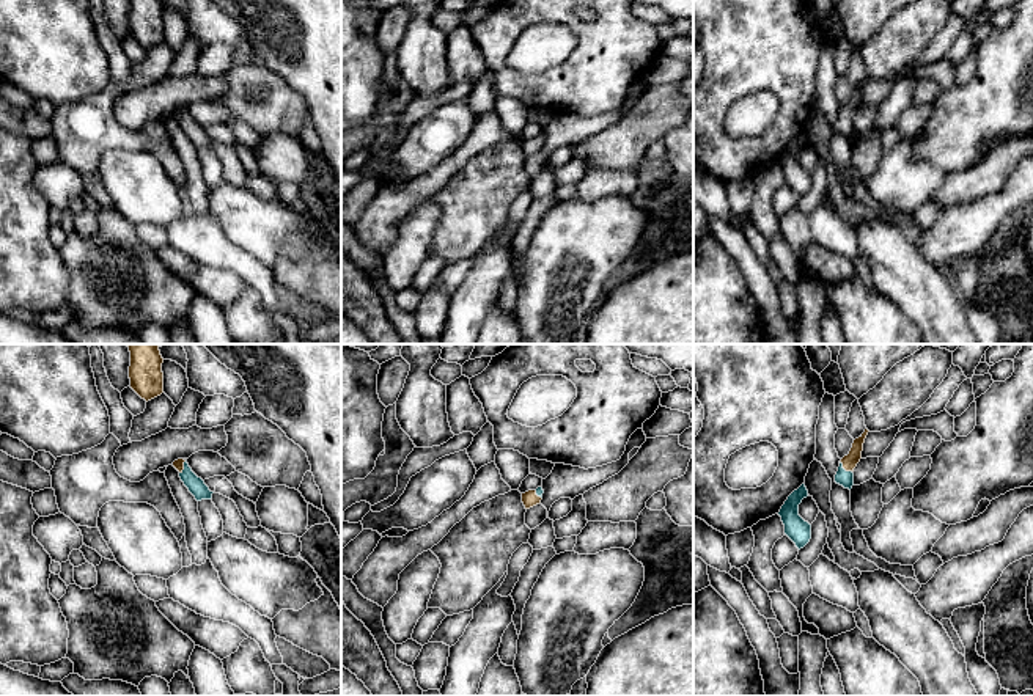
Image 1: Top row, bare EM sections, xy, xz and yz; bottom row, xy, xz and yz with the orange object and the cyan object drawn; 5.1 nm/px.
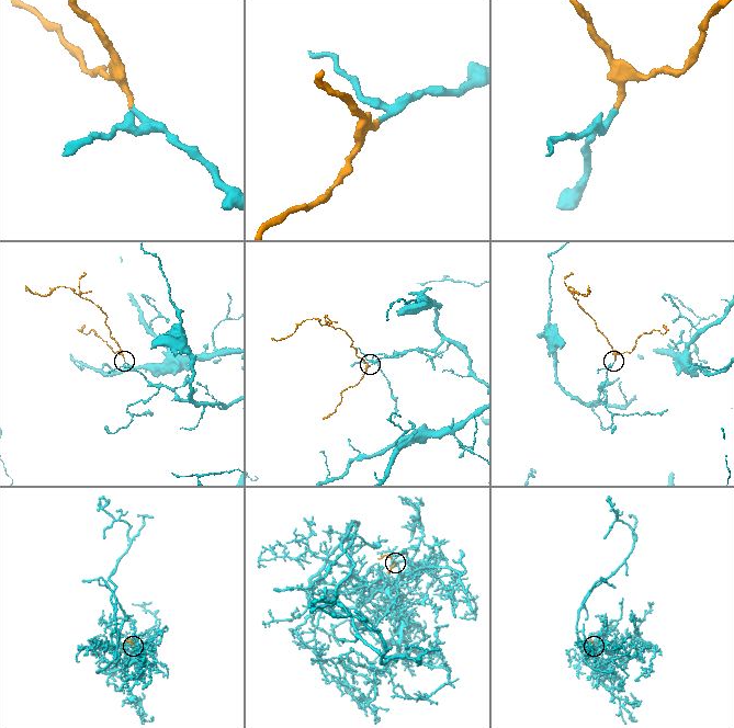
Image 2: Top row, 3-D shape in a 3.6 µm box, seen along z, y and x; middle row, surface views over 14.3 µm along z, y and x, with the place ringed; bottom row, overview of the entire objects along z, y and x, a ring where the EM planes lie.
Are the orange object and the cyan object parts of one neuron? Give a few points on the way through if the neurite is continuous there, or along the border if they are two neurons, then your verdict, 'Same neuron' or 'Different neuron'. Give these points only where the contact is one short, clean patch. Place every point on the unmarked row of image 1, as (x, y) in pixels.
Path across: yz (849, 110), (845, 117), (845, 126). Same neuron

